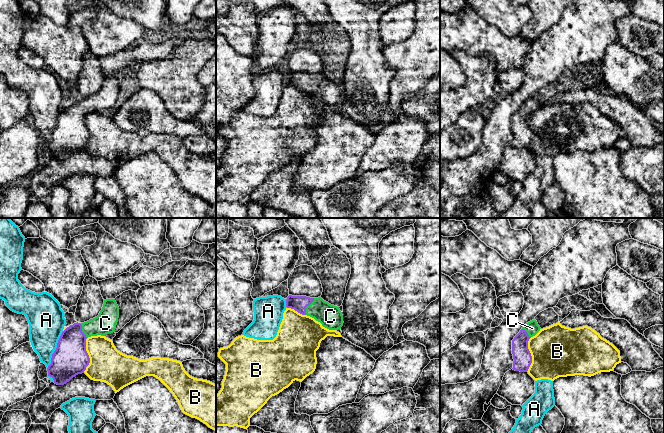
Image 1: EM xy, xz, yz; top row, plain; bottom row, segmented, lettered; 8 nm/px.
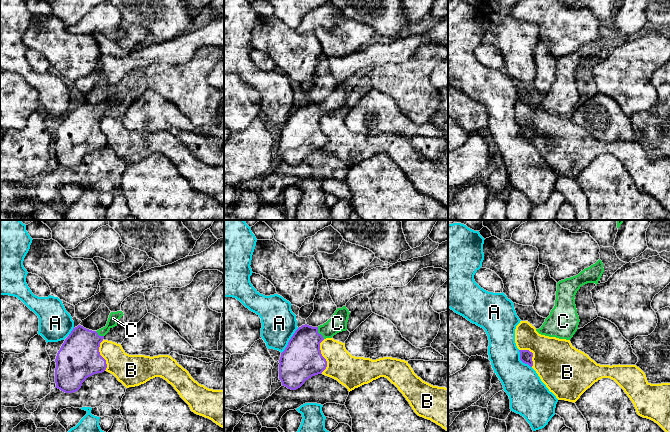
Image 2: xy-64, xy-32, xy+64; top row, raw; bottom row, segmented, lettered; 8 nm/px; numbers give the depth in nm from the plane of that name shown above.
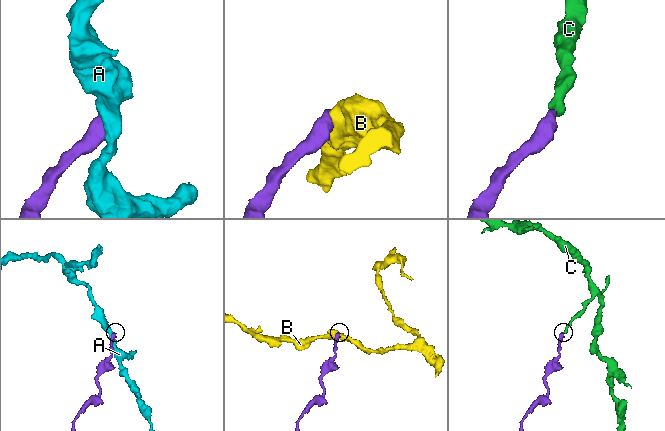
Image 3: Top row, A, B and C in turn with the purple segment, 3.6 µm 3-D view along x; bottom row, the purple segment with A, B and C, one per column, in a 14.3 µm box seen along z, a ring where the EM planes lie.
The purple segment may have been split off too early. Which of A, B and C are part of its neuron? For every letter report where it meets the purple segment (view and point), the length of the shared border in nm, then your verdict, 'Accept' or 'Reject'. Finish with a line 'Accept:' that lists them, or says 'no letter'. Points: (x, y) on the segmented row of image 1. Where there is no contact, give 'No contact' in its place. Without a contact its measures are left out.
A: Touches purple at xy (55, 350). Shared border 340 nm. Reject
B: Touches purple at xy (88, 355). Shared border 280 nm. Reject
C: Touches purple at xz (307, 305). Shared border 150 nm. Accept
Accept: C

